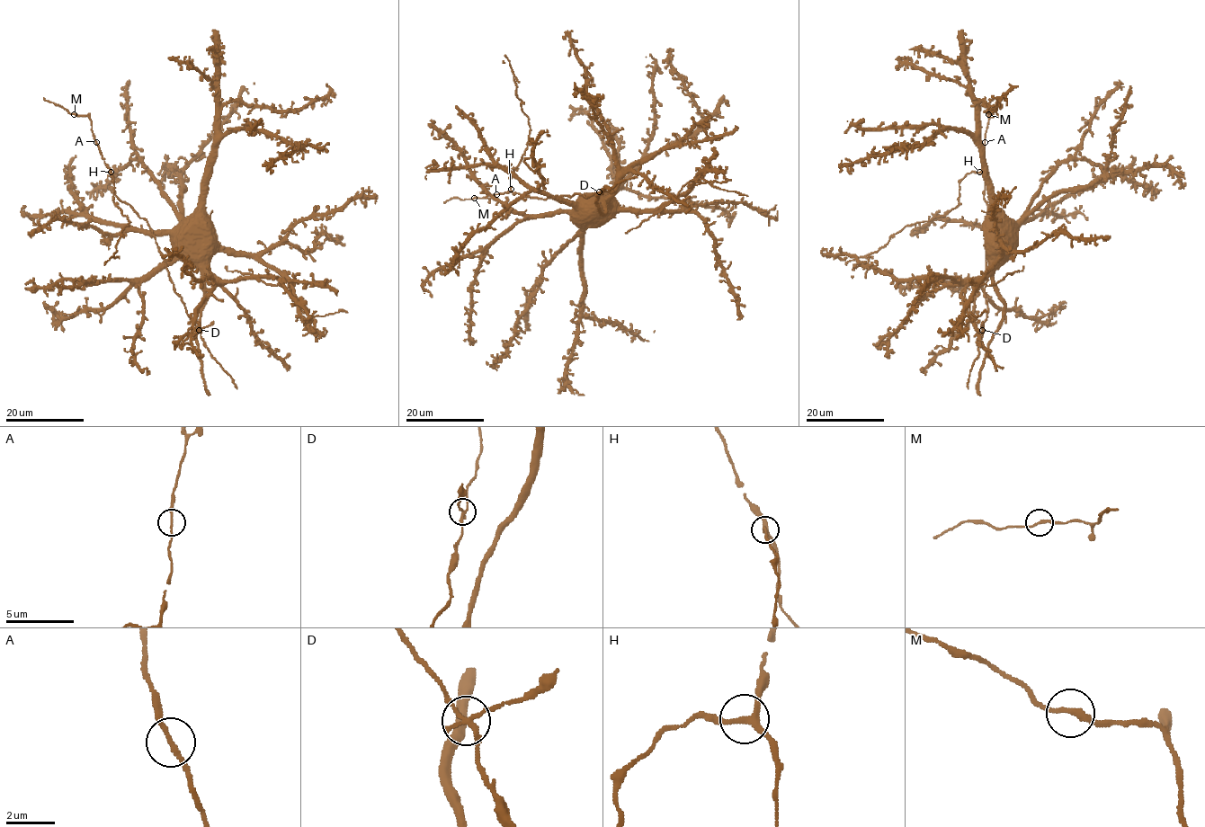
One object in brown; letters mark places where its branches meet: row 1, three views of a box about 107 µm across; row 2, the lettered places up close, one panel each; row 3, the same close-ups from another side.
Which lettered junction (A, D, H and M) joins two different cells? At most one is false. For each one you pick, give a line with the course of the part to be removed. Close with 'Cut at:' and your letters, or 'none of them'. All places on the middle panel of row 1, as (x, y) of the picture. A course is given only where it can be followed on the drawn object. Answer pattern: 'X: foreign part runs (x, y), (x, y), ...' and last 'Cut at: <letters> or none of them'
D: foreign part runs (599, 192), (613, 192)
Cut at: D

